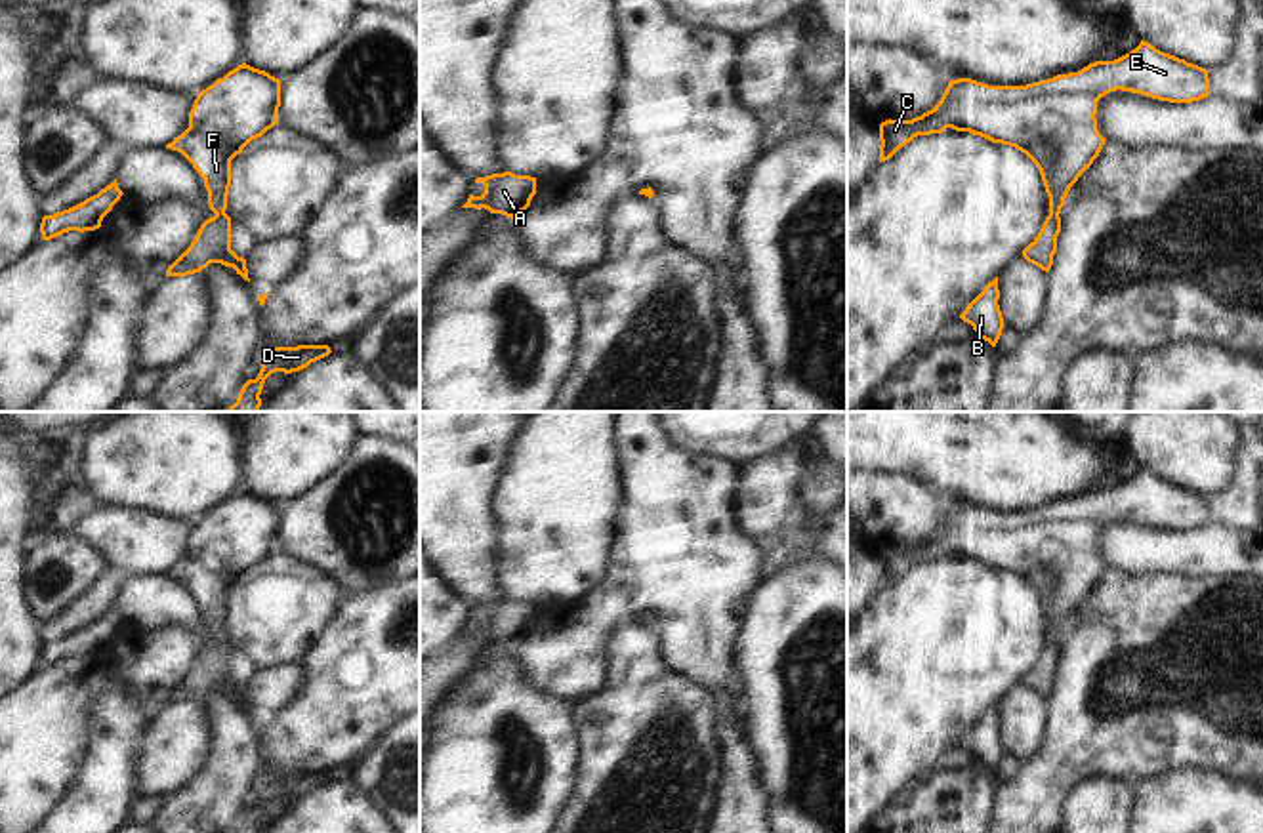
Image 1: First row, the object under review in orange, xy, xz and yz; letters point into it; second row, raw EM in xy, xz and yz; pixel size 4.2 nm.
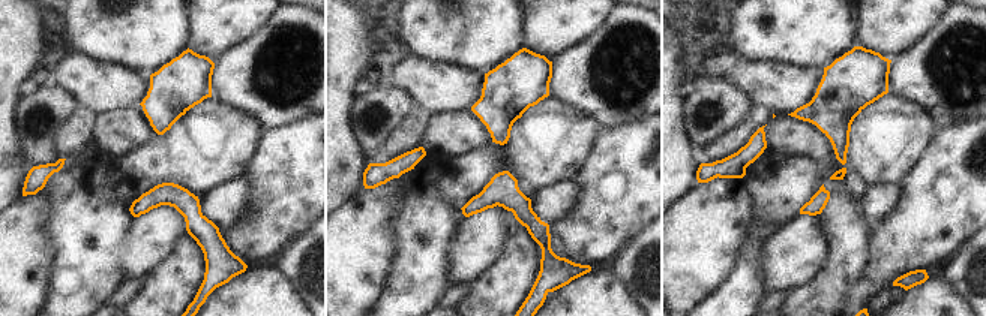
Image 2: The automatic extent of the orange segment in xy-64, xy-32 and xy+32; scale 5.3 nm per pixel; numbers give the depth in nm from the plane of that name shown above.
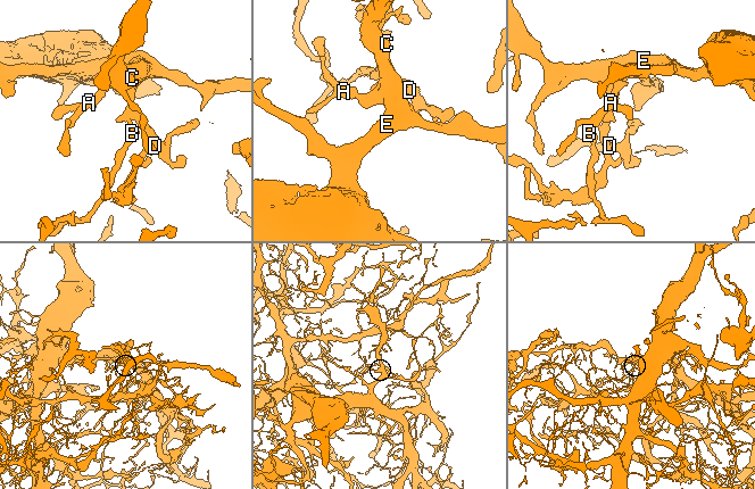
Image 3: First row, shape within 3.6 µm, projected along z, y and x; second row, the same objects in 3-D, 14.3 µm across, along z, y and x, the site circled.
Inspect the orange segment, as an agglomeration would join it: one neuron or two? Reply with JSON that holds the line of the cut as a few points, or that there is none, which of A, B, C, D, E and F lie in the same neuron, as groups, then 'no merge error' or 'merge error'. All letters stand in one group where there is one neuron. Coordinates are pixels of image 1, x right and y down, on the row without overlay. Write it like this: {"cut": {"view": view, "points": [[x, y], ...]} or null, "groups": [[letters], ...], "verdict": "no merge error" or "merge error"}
{"cut": null, "groups": [["A", "B", "C", "D", "E", "F"]], "verdict": "no merge error"}

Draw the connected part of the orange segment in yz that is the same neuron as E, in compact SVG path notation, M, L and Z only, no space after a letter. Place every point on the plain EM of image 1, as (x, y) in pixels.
M1141 467L1114 488L1095 488L1078 499L1026 513L988 513L950 507L941 528L912 547L880 551L880 589L918 562L948 555L1015 574L1040 597L1049 642L1023 684L1049 700L1061 660L1061 635L1070 614L1099 583L1097 528L1110 518L1141 520L1158 528L1192 530L1210 522L1206 496L1164 480Z

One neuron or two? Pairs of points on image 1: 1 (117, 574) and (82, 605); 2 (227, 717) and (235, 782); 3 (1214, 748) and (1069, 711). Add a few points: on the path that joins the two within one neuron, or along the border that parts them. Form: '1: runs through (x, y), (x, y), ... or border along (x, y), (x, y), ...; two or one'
1: runs through (109, 582), (90, 601); one
2: runs through (235, 732), (235, 767); one
3: runs through (1178, 715), (1126, 715), (1105, 721); one

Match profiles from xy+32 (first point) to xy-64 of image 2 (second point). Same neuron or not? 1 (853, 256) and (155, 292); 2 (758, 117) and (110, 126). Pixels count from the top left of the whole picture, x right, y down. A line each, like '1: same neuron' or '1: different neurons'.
1: same neuron
2: different neurons

